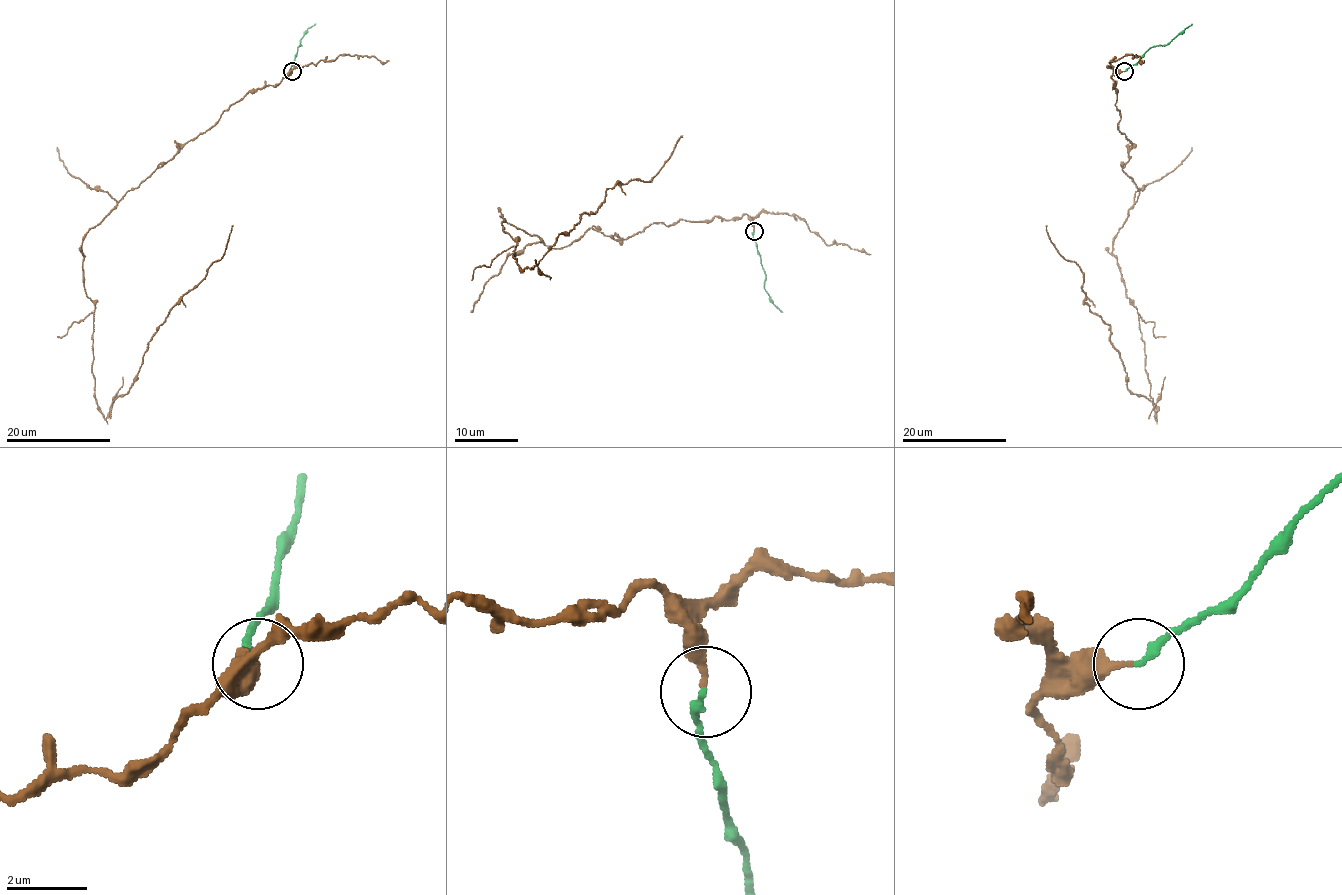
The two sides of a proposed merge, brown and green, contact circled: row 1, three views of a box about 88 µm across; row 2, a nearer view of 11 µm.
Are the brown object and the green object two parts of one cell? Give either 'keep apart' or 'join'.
keep apart

